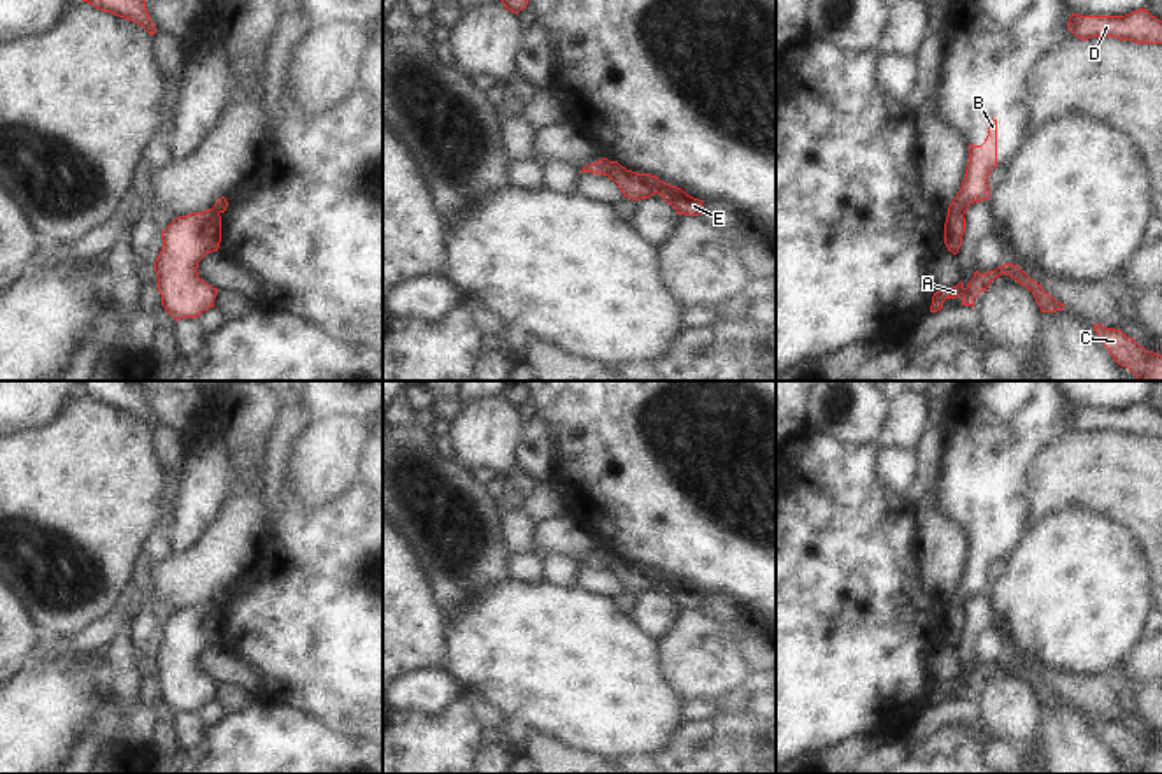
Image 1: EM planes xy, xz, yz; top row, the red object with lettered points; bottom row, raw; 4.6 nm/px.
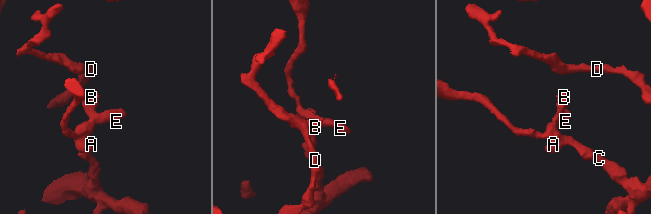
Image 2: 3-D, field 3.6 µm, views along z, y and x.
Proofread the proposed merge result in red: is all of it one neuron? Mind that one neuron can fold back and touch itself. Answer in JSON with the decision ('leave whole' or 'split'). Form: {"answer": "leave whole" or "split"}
{"answer": "split"}

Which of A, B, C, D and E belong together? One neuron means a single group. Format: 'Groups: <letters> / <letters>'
Groups: A C D / B E

